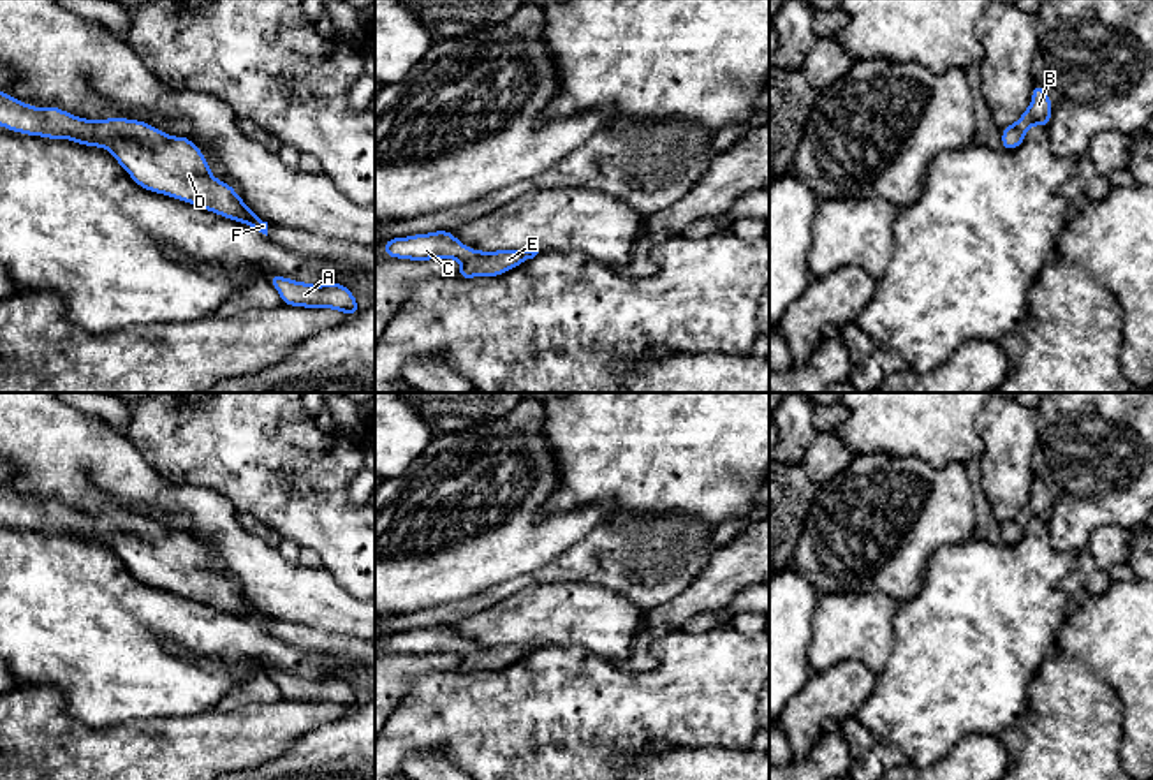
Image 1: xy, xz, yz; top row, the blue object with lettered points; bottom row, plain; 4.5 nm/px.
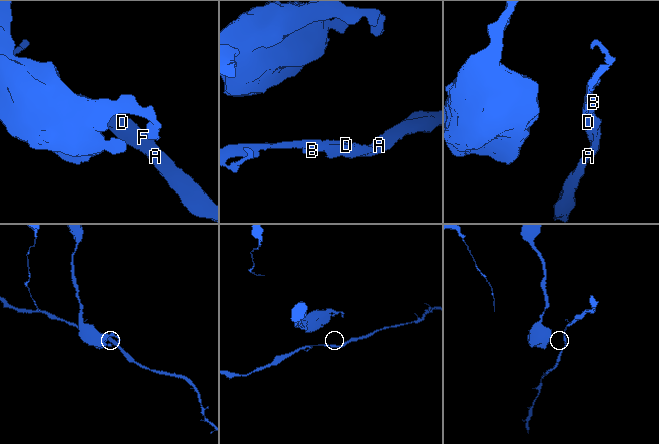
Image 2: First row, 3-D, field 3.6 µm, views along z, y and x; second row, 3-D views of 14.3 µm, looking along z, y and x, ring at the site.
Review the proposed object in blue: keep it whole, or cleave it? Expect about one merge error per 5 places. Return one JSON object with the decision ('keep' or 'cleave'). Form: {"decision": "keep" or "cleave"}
{"decision": "keep"}

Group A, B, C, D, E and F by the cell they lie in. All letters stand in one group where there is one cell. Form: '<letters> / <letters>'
A B C D E F

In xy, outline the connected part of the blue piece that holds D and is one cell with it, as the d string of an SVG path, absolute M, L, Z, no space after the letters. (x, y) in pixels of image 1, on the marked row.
M4 92L0 127L26 136L106 146L136 185L246 224L268 236L268 222L261 220L229 183L209 173L209 162L187 136L171 137L141 120L84 120L58 106L40 109Z

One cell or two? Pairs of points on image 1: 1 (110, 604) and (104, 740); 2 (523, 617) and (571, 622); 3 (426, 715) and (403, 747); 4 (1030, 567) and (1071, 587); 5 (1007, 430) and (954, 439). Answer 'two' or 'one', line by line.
1: two
2: one
3: one
4: two
5: two

